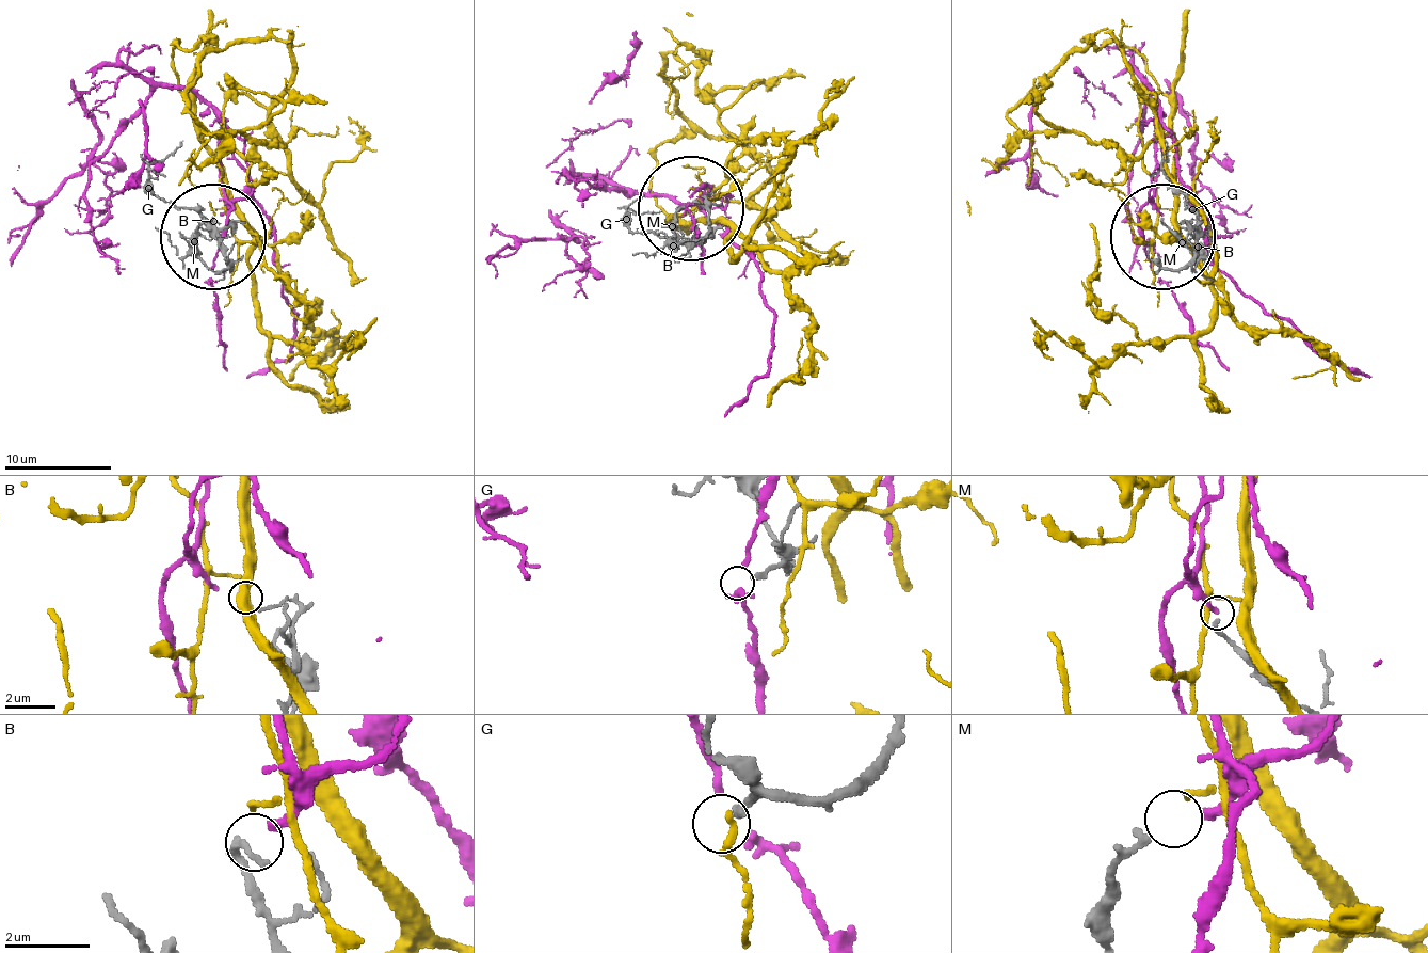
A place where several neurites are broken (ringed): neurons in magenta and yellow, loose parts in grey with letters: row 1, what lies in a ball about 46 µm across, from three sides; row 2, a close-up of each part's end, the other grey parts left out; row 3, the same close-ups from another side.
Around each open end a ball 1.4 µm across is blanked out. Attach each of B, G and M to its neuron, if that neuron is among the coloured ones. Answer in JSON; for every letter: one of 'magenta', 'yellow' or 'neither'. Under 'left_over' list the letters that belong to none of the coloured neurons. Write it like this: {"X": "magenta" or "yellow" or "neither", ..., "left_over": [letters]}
{"B": "yellow", "G": "neither", "M": "magenta", "left_over": ["G"]}

